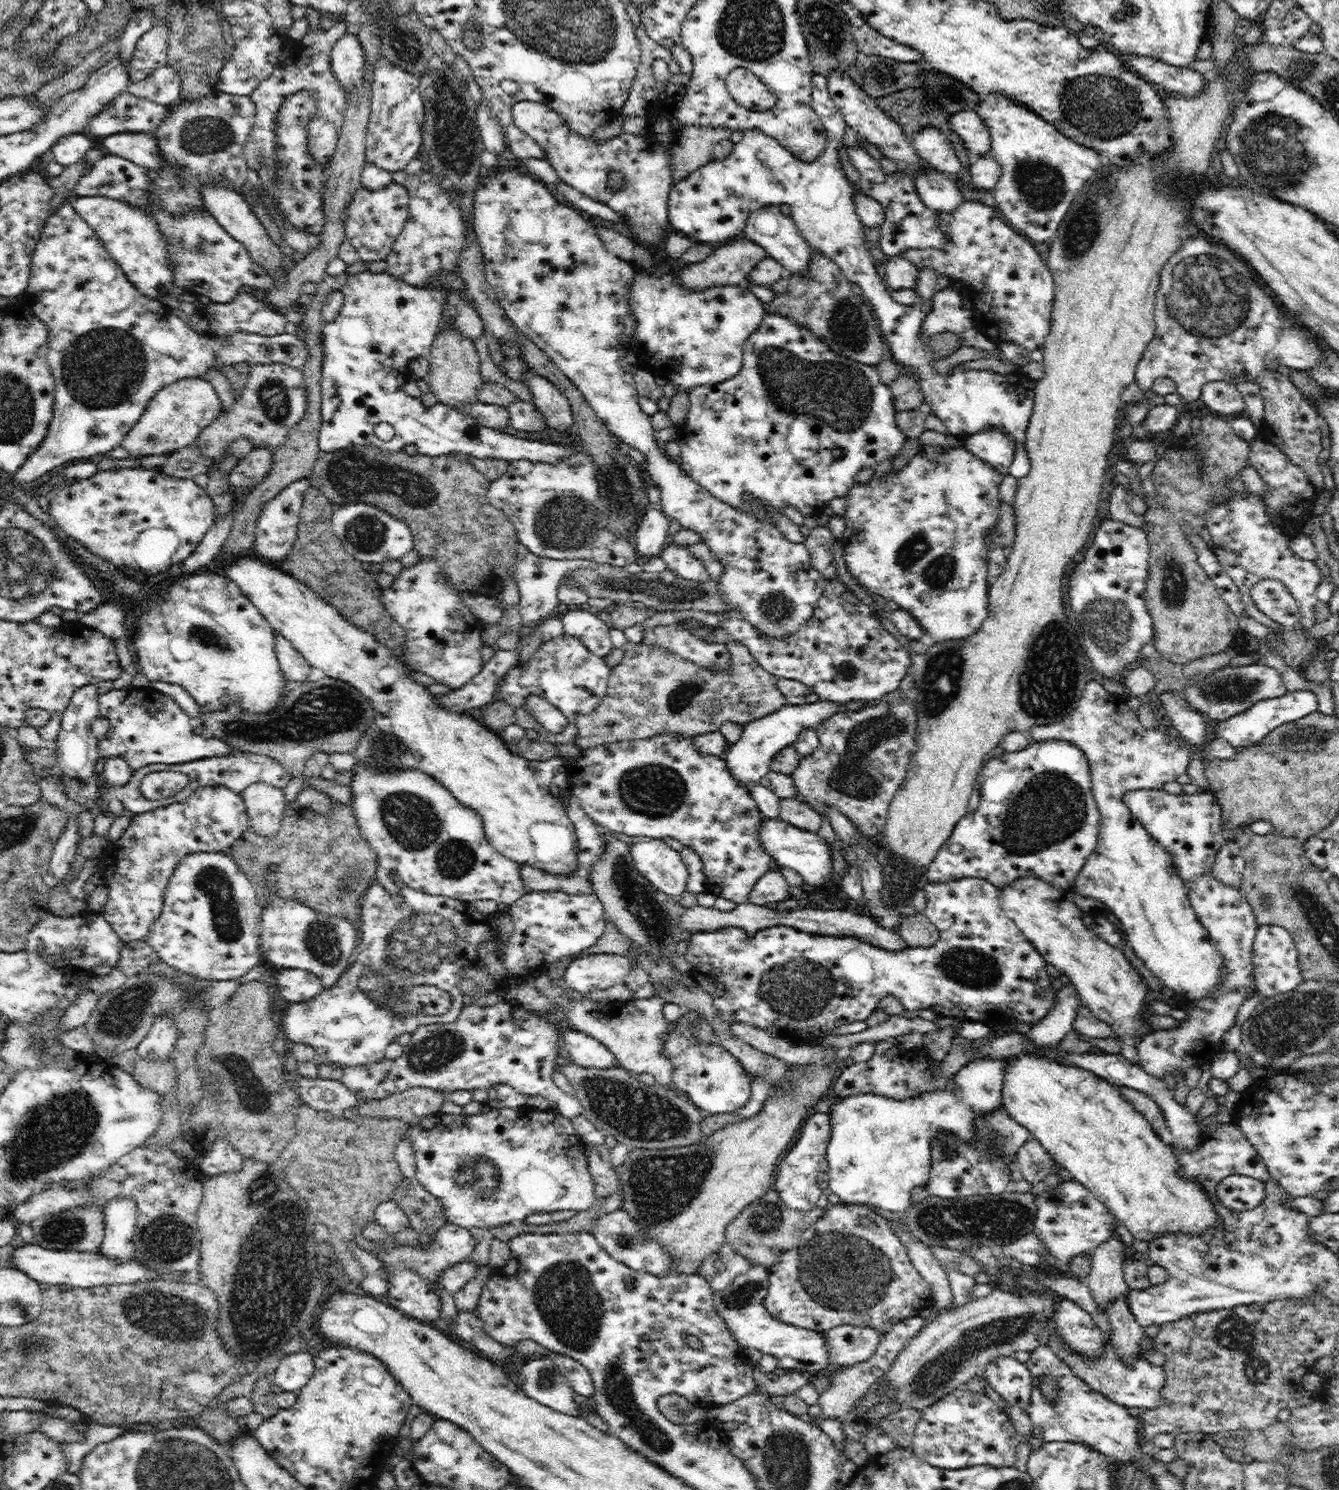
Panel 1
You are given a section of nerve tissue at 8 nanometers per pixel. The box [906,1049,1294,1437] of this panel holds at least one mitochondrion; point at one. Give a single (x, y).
(990, 1220)

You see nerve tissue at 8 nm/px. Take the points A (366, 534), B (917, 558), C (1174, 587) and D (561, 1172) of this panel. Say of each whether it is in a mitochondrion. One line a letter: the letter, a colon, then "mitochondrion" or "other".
A: mitochondrion
B: mitochondrion
C: mitochondrion
D: other

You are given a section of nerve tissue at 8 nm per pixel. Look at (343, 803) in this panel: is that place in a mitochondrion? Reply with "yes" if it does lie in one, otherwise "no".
no

